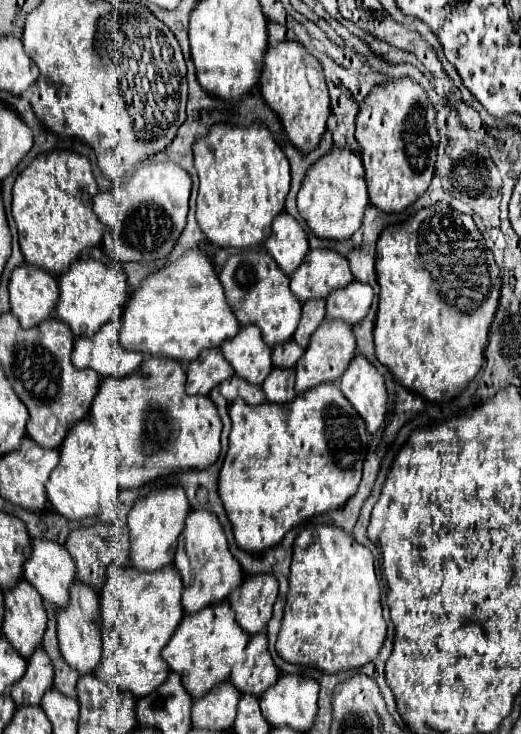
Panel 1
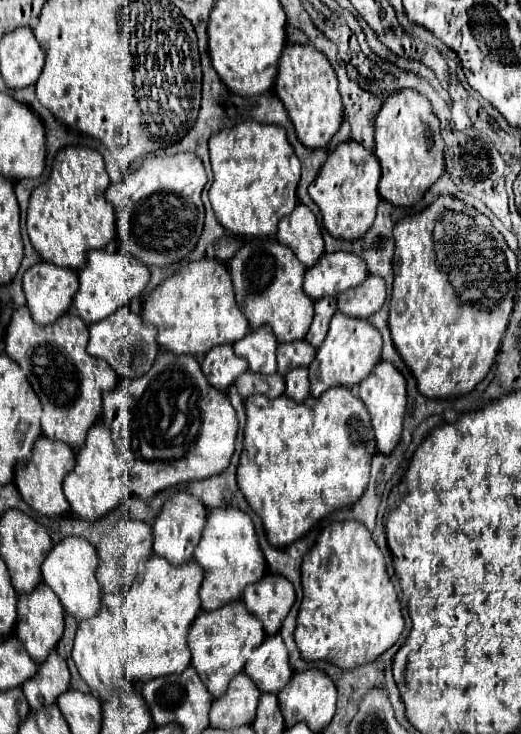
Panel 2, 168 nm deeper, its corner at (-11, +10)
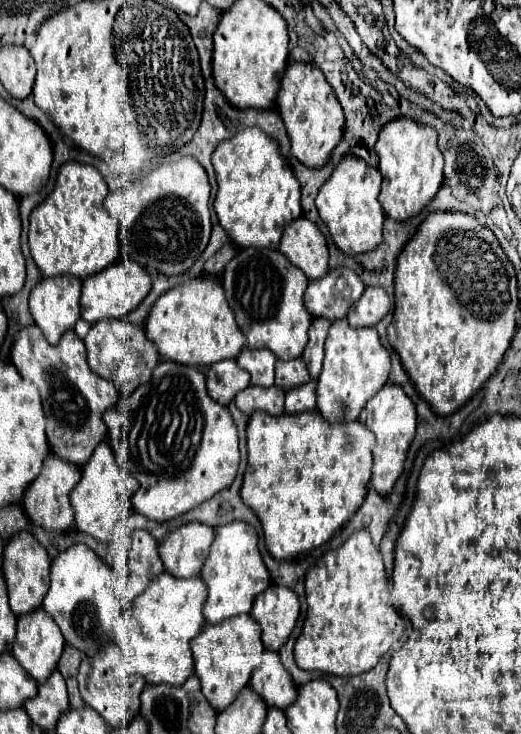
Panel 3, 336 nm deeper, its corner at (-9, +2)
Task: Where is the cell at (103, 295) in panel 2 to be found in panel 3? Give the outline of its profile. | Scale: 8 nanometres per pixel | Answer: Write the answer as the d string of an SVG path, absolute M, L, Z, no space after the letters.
M121 261L113 263L107 269L91 275L83 281L83 293L81 293L81 319L91 323L97 323L101 319L123 319L129 311L133 311L151 291L151 275L141 269L135 261Z

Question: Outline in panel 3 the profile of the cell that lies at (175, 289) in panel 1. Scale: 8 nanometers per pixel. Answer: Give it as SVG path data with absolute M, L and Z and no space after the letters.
M195 279L187 287L175 287L161 295L145 321L145 333L163 359L193 367L235 359L245 345L245 335L225 301L225 293L213 279Z

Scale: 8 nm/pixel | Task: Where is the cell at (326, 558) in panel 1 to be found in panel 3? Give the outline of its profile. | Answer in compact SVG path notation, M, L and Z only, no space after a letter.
M365 529L353 533L339 549L327 553L321 563L309 569L305 579L307 589L307 617L303 623L303 629L295 643L295 663L301 669L307 671L325 671L339 677L351 677L359 675L363 671L369 671L377 661L391 649L393 643L397 643L405 631L405 623L391 605L389 599L389 579L385 573L385 565L381 559L379 549L371 543L369 533Z

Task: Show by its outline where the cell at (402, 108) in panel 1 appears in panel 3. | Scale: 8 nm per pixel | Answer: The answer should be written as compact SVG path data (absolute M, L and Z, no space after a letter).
M395 119L381 129L375 153L379 157L379 171L383 175L379 201L387 217L405 221L419 215L443 183L443 155L437 147L435 129L413 119Z

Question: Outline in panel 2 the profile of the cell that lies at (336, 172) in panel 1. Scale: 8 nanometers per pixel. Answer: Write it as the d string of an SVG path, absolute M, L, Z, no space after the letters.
M345 141L335 147L335 151L327 157L323 169L309 185L309 195L315 205L321 209L323 225L333 237L341 239L357 239L361 237L375 221L375 209L381 201L377 185L381 177L381 167L373 151L365 149L357 141Z

